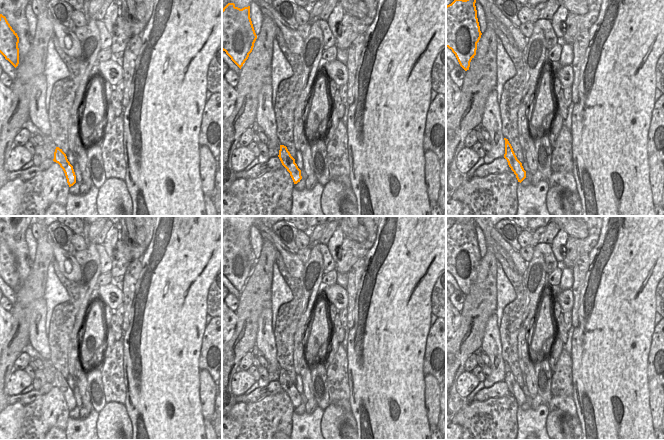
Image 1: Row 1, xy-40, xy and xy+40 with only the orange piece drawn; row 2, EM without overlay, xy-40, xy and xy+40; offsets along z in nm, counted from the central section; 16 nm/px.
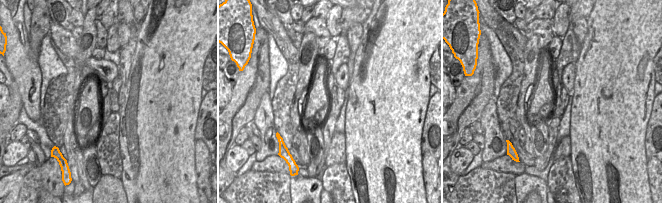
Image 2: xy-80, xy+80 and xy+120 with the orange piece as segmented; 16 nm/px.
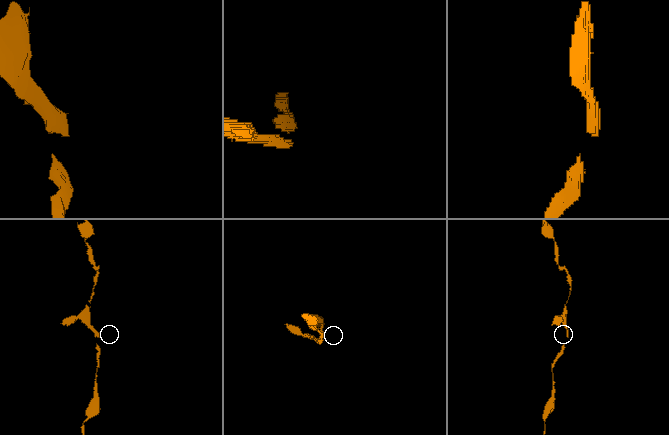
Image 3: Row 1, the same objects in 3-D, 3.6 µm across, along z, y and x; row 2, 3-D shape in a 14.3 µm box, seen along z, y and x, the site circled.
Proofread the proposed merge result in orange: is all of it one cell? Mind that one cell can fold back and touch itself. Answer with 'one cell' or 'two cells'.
one cell

